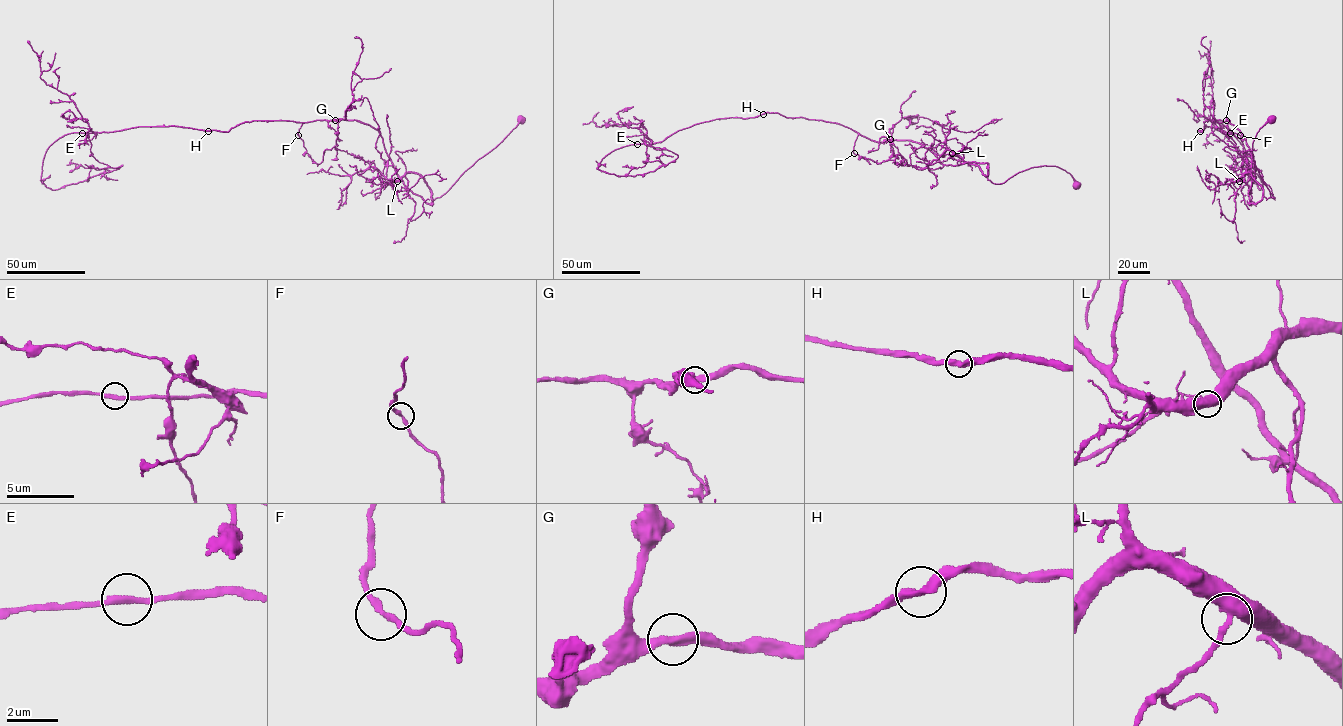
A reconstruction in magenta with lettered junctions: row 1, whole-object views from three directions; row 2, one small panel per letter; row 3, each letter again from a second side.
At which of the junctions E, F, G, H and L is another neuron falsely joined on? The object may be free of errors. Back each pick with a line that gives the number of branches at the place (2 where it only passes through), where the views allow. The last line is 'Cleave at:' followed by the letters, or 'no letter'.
Cleave at: no letter

